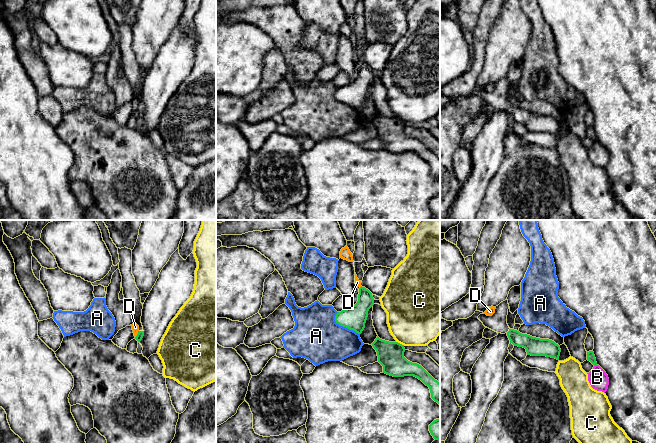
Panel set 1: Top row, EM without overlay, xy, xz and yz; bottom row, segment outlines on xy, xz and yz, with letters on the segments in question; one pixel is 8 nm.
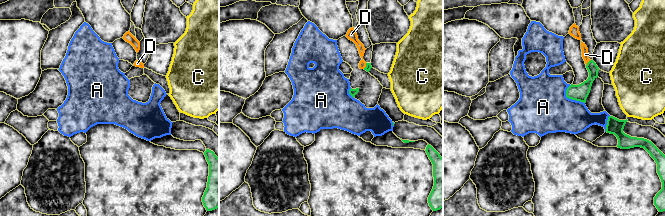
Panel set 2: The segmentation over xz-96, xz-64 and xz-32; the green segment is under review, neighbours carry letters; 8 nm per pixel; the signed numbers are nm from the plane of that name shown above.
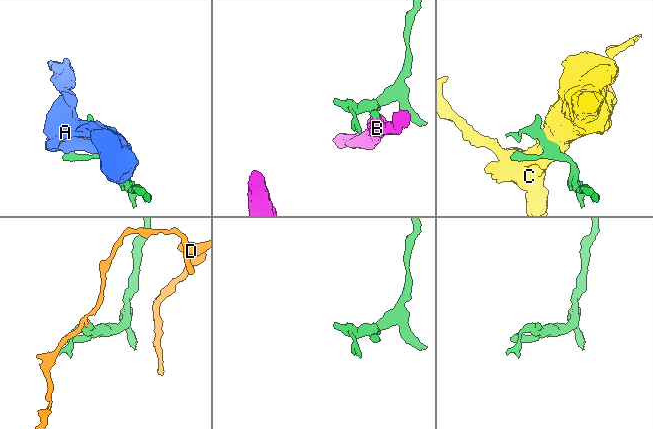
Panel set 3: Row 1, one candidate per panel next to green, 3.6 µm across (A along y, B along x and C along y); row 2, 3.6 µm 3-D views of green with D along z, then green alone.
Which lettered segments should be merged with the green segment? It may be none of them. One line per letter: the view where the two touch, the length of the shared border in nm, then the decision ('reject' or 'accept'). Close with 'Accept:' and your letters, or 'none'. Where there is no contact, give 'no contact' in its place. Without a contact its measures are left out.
A: meets green in xz; contact 260 nm long; reject
B: meets green in yz; contact 30 nm long; reject
C: meets green in xz; contact 80 nm long; reject
D: meets green in xy; contact 70 nm long; reject
Accept: none

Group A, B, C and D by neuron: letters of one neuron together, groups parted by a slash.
A / B / C / D

